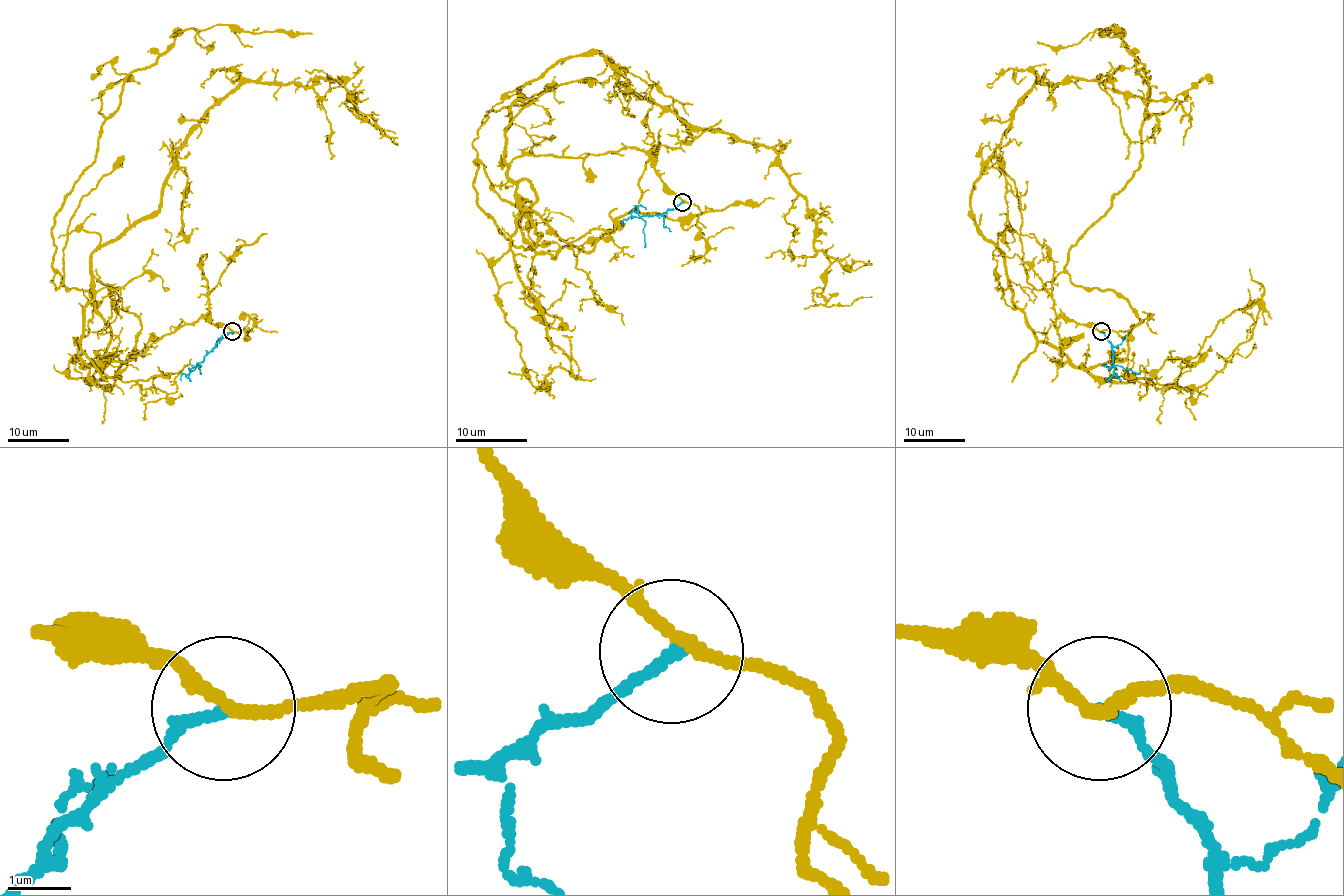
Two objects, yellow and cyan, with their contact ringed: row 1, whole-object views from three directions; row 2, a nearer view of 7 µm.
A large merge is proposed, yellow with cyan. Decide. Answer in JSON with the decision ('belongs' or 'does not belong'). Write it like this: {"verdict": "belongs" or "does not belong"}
{"verdict": "belongs"}

